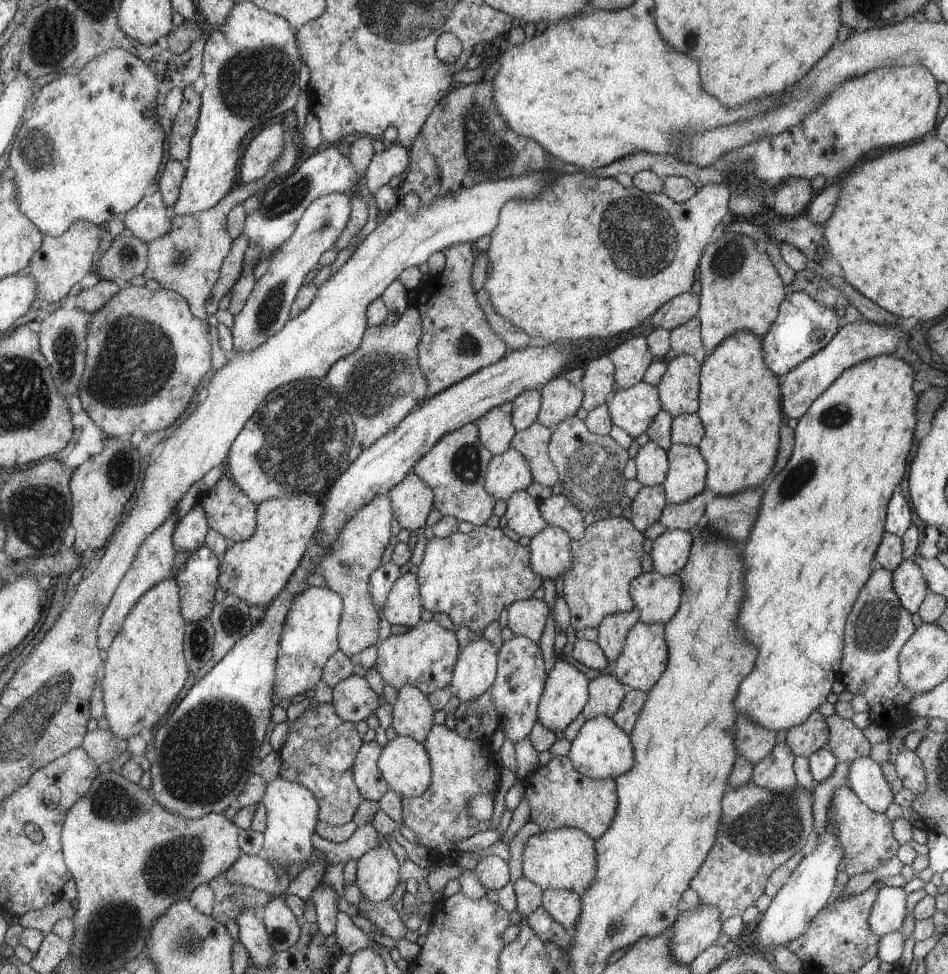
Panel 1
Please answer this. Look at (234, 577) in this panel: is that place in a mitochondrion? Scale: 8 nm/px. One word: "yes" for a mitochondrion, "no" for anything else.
yes

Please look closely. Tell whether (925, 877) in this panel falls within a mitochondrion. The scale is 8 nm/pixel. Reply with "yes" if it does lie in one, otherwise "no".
no

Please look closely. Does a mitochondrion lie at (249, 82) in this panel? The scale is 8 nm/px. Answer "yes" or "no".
yes

